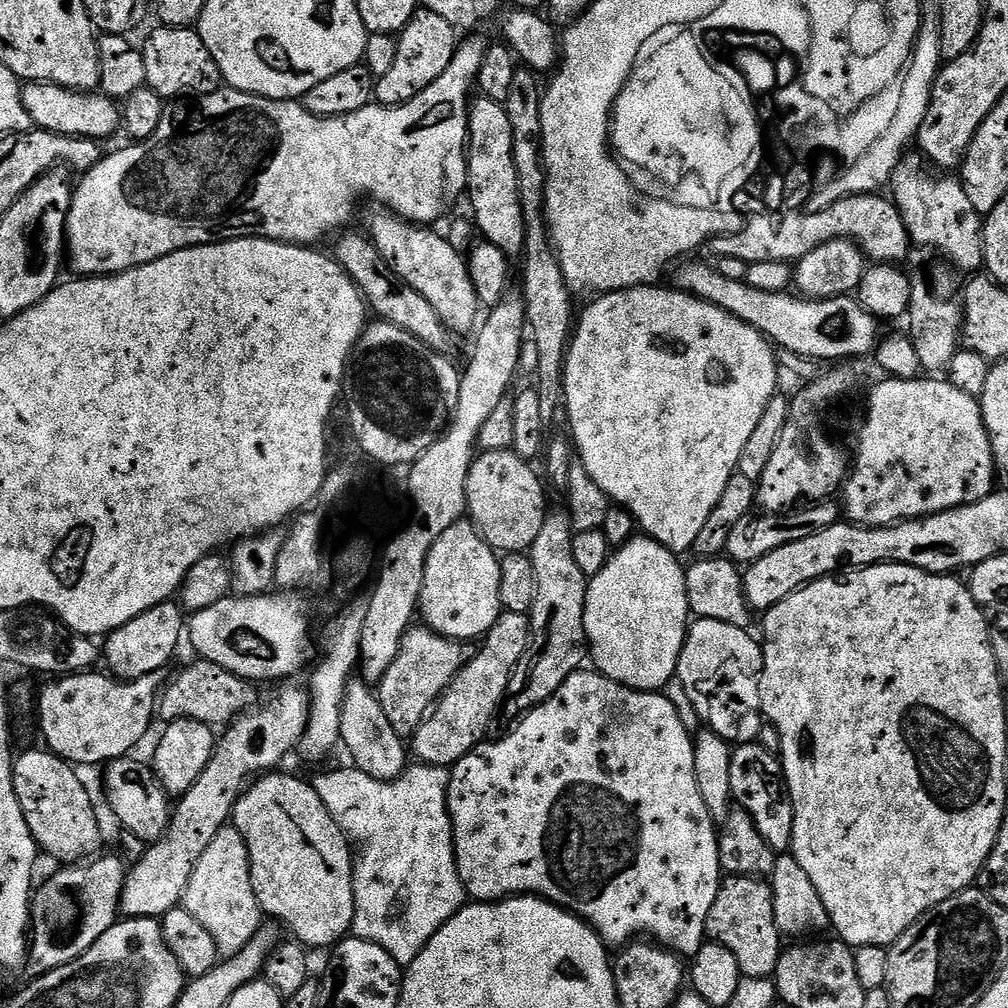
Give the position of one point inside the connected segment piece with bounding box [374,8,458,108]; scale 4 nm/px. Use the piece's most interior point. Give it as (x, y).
(424, 47)

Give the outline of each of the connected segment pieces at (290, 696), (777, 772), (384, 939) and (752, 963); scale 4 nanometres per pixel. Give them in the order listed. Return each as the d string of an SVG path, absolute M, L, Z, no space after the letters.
M288 686L277 687L280 689L264 705L253 707L227 725L225 732L228 733L219 737L206 770L202 770L202 778L198 778L198 782L175 801L162 838L147 845L141 860L128 868L120 899L125 917L159 918L177 907L184 899L184 891L198 858L202 858L202 850L206 850L206 846L214 842L214 834L231 821L232 808L250 778L273 771L283 765L280 763L287 758L288 752L297 751L308 721L308 693L303 687L284 687Z
M757 742L739 745L730 758L730 790L735 807L746 810L754 818L758 834L766 838L773 852L787 853L792 847L794 810L779 755L764 750Z
M409 763L396 780L370 778L361 768L347 766L324 772L311 781L313 790L322 798L322 806L330 810L330 818L353 845L358 846L358 855L352 869L354 886L354 918L351 935L359 940L374 942L382 946L394 962L410 965L418 954L454 918L454 914L465 907L464 884L456 869L456 847L452 841L452 820L448 817L449 769L433 764Z
M728 876L721 883L718 898L714 898L714 906L710 906L704 931L711 943L726 946L726 950L738 958L741 977L750 980L775 977L776 963L782 951L782 933L775 924L772 889L763 879L755 876Z

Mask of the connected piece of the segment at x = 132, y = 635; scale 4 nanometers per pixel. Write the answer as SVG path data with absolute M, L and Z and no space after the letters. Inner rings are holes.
M169 602L166 604L159 604L158 606L154 606L150 610L146 610L146 614L138 614L138 618L134 618L130 622L126 622L126 626L122 626L118 630L114 630L113 632L108 633L106 639L103 641L102 644L102 656L103 659L106 661L108 660L108 668L107 671L111 673L113 677L117 681L120 682L127 682L130 680L137 680L138 678L146 678L146 674L154 674L155 672L160 672L161 670L164 670L164 667L167 666L168 663L172 660L172 655L176 652L176 647L180 644L180 636L182 640L182 633L185 631L186 628L186 616L185 613L182 611L181 605L176 602Z

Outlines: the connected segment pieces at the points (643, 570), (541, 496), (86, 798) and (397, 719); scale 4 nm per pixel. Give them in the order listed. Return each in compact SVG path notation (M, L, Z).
M638 534L620 549L615 549L609 555L606 566L589 579L583 626L595 671L639 692L661 691L669 681L675 679L691 617L689 599L686 598L686 570L678 560L675 553L652 537Z
M494 450L493 452L480 452L470 466L470 474L466 478L467 515L472 525L480 532L480 537L487 542L497 553L509 552L527 553L532 547L534 538L538 538L542 531L544 519L550 514L548 496L544 493L545 481L541 473L532 469L533 465L511 450Z
M47 750L24 752L14 760L14 790L18 790L18 802L22 802L22 814L30 825L30 834L34 834L36 847L41 853L49 852L56 860L64 860L65 865L83 862L95 857L100 848L100 820L92 809L92 796L86 785L80 781L75 767Z
M413 626L402 638L402 646L398 650L398 658L394 658L394 666L386 670L378 685L378 695L382 710L386 710L386 718L390 718L390 726L394 726L394 734L411 738L425 716L432 711L450 682L458 674L466 659L465 645L439 636L427 626Z

